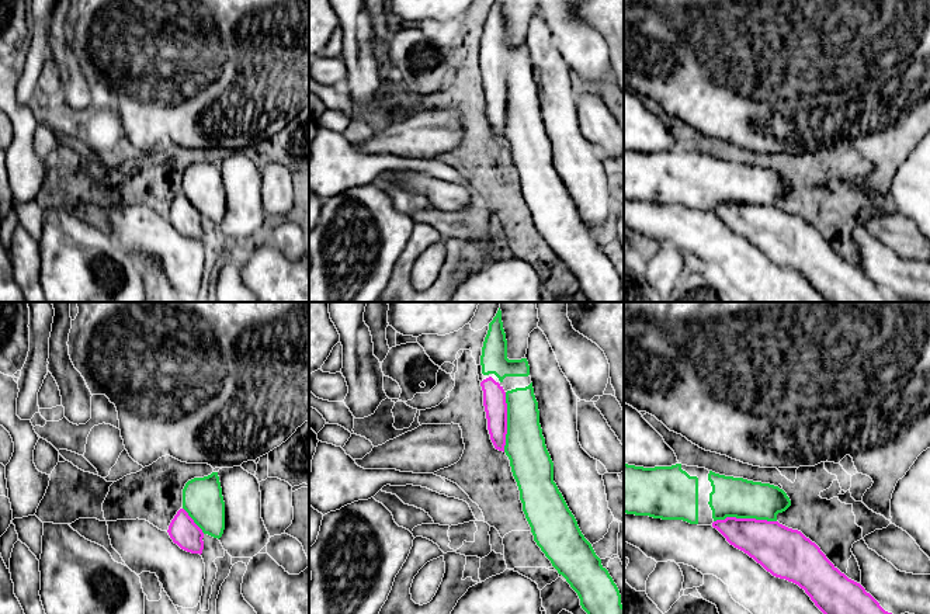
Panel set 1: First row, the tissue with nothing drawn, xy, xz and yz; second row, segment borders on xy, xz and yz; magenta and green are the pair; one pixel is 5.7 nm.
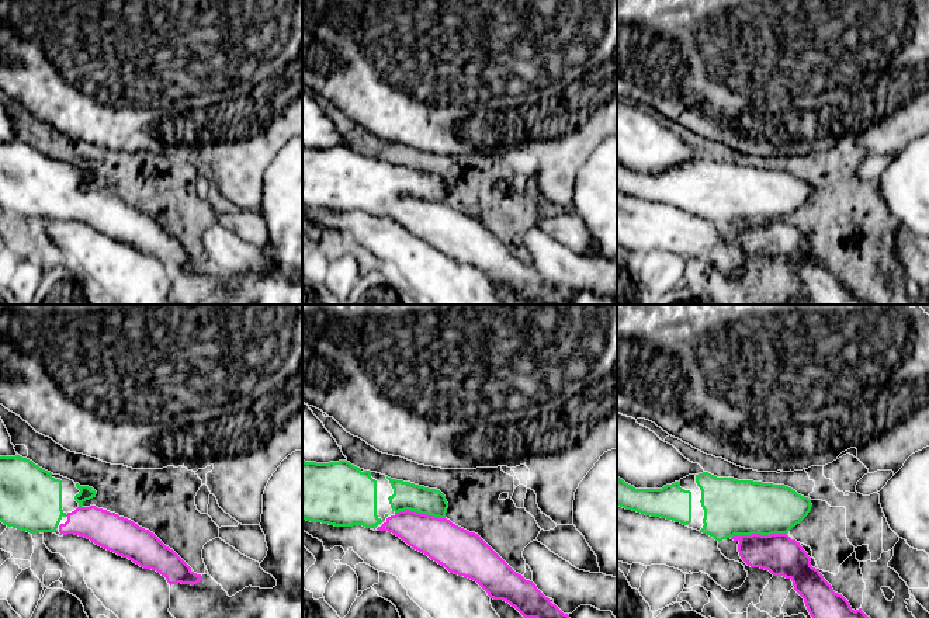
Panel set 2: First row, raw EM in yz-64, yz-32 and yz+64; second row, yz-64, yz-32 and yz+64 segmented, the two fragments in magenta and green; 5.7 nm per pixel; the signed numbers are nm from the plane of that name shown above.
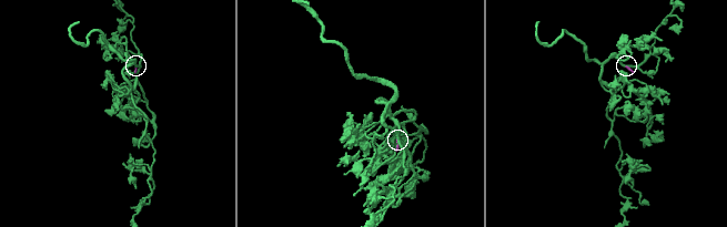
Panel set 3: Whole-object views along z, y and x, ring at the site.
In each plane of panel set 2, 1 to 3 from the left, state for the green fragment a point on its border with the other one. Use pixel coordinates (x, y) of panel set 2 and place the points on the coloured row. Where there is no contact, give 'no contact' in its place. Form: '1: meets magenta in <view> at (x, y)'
1: meets magenta in yz-64 at (80, 507)
2: meets magenta in yz-32 at (419, 513)
3: meets magenta in yz+64 at (758, 534)

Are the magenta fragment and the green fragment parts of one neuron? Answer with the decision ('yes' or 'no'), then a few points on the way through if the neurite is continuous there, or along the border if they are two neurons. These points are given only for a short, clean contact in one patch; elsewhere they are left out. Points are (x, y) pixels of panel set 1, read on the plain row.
yes

